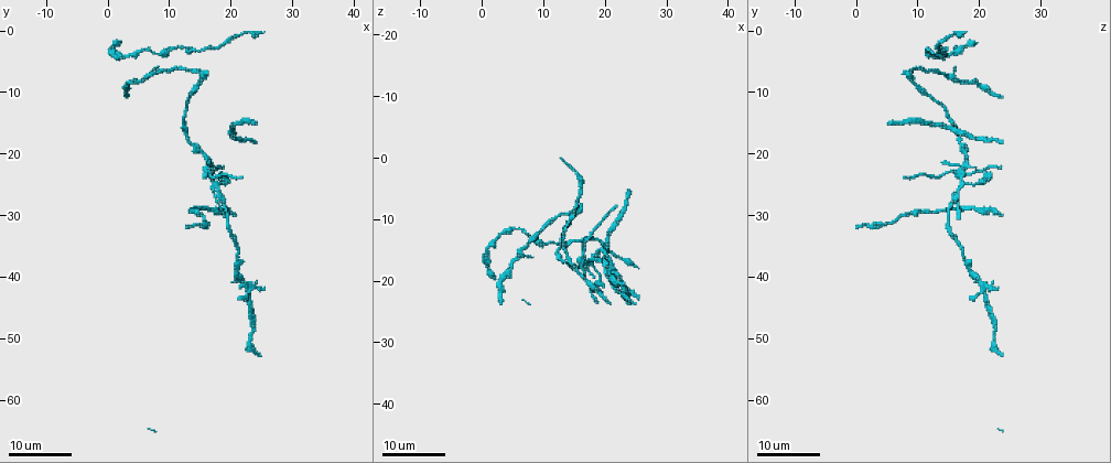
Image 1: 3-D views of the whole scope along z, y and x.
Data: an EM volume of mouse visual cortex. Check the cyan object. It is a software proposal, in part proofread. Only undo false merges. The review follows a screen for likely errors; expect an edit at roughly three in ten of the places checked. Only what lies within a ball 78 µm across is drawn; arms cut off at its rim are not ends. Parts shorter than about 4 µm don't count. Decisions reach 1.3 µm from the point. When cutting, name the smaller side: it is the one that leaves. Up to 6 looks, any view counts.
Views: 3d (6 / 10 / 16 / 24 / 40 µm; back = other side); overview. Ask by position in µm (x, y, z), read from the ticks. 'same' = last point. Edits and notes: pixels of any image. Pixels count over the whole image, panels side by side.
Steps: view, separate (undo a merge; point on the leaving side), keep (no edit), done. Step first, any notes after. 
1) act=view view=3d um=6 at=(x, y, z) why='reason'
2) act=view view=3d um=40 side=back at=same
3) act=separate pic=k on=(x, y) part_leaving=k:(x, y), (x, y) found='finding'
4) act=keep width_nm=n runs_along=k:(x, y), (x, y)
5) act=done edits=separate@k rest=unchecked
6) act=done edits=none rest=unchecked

act=view view=3d um=16 at=(17.5, 27.5, 16.5) why='three-way junction'

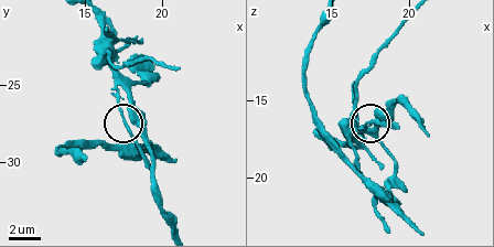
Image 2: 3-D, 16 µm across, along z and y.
act=view view=3d um=6 at=(17.6, 27.4, 16.4)

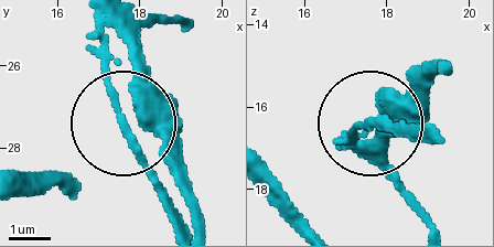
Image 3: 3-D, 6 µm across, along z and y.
act=keep found='all the same neuron'

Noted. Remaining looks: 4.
act=view view=3d um=16 at=(16.0, 22.5, 16.5)

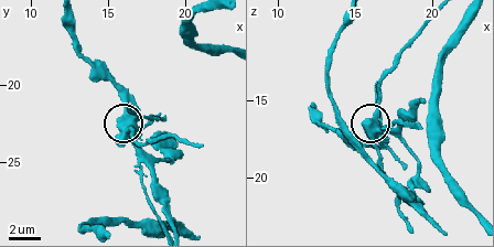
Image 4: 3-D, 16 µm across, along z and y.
act=view view=3d um=10 at=same why='zoom in'

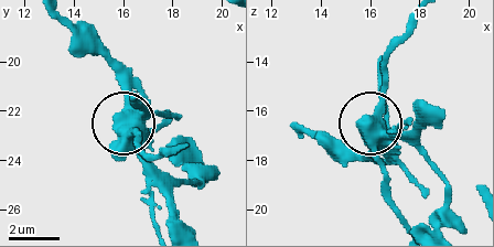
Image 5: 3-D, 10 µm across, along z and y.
act=keep side_arm_um=11 found='one neuron here'

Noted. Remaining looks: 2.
act=done edits=none rest=unchecked

